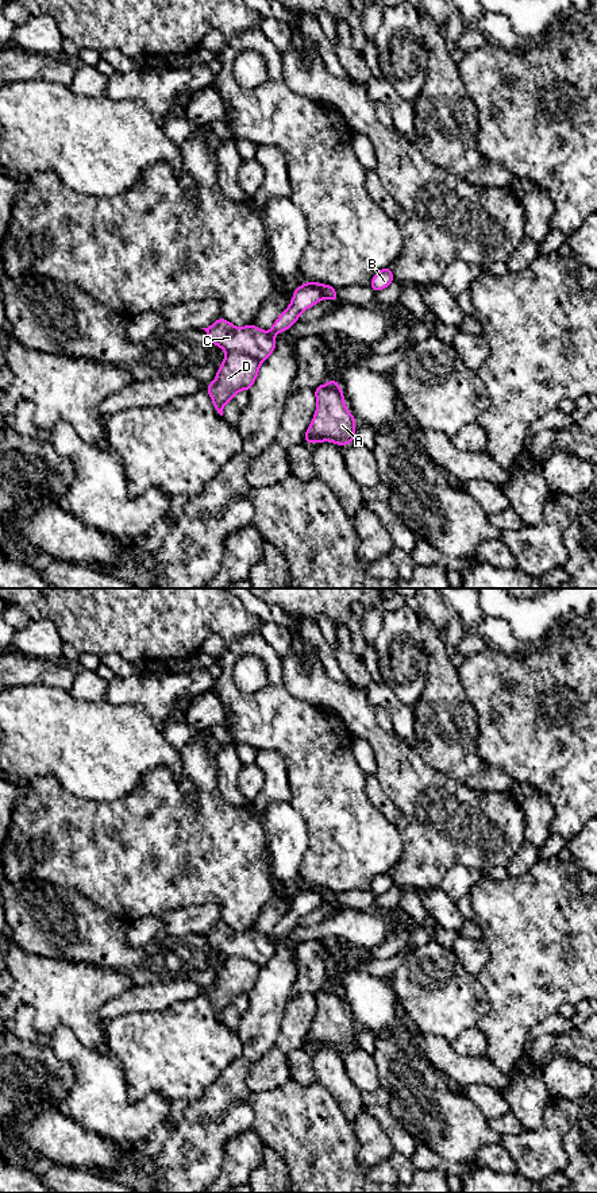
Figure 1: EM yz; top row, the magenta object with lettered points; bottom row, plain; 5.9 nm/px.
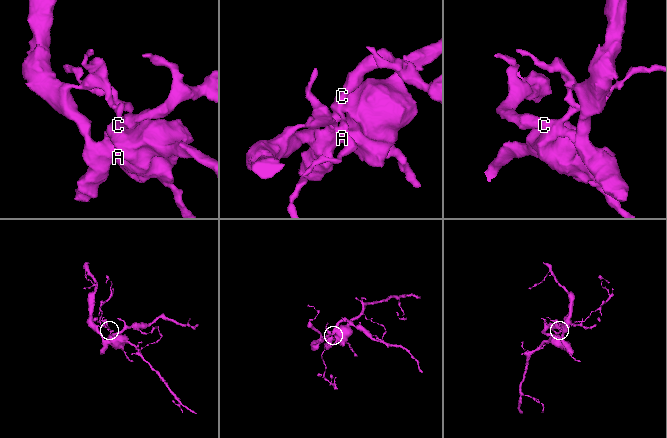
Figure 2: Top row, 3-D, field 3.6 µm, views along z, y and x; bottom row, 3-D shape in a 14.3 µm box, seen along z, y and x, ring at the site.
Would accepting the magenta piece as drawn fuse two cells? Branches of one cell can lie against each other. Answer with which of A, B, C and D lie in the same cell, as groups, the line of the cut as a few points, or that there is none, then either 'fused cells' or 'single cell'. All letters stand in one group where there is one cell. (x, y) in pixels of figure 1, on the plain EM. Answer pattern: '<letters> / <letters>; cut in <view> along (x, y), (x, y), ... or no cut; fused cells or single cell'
A B D / C; cut in yz along (226, 956), (246, 957), (260, 966); fused cells

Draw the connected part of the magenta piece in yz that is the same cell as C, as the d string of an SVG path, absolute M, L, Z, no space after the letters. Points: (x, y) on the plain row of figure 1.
M224 922L216 924L209 933L201 933L207 937L213 950L222 951L226 957L238 955L242 958L247 958L258 964L259 966L265 966L276 954L276 943L269 937L265 937L257 933L253 928L238 933L227 926Z

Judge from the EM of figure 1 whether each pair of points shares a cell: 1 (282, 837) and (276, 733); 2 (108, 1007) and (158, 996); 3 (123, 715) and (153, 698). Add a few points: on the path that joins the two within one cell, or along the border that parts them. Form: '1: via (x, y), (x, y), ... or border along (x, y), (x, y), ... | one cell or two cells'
1: border along (289, 803), (303, 818), (307, 830) | two cells
2: via (120, 1006), (137, 999), (146, 999) | one cell
3: border along (108, 701), (112, 703), (139, 705), (161, 726) | two cells

